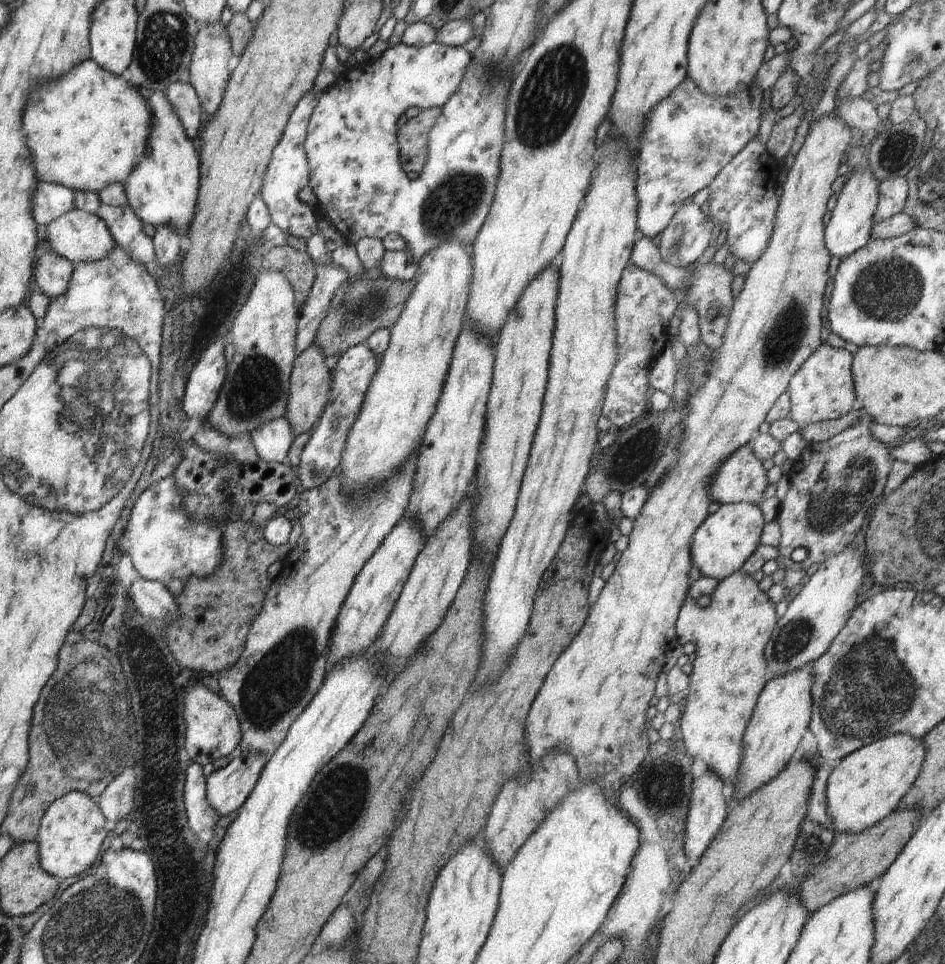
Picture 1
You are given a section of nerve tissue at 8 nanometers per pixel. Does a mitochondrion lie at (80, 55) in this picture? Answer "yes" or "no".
no

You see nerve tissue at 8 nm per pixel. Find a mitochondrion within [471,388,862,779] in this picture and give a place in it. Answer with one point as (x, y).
(794, 637)

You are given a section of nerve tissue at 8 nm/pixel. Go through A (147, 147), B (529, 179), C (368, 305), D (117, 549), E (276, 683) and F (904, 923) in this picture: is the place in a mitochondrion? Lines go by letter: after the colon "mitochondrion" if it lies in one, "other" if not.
A: other
B: other
C: mitochondrion
D: other
E: mitochondrion
F: other

